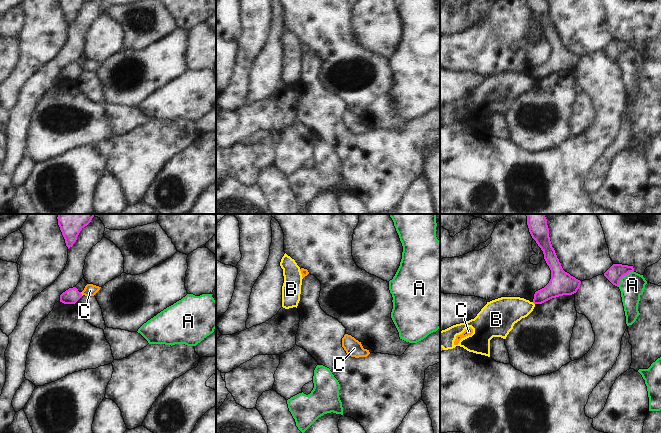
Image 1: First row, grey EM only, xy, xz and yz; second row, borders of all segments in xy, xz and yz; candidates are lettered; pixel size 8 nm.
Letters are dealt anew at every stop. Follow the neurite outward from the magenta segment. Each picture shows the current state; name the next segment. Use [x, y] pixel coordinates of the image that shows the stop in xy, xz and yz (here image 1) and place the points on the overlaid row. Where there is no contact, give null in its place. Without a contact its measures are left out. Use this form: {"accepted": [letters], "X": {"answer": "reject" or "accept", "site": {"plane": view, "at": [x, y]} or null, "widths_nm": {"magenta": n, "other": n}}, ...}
{"accepted": [], "A": {"answer": "reject", "site": {"plane": "yz", "at": [623, 275]}, "widths_nm": {"magenta": 130, "other": 200}}, "B": {"answer": "reject", "site": null}, "C": {"answer": "reject", "site": {"plane": "xy", "at": [81, 294]}, "widths_nm": {"magenta": 120, "other": 100}}}

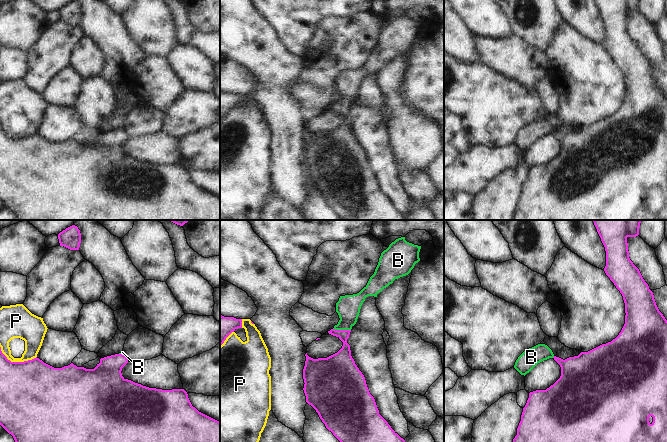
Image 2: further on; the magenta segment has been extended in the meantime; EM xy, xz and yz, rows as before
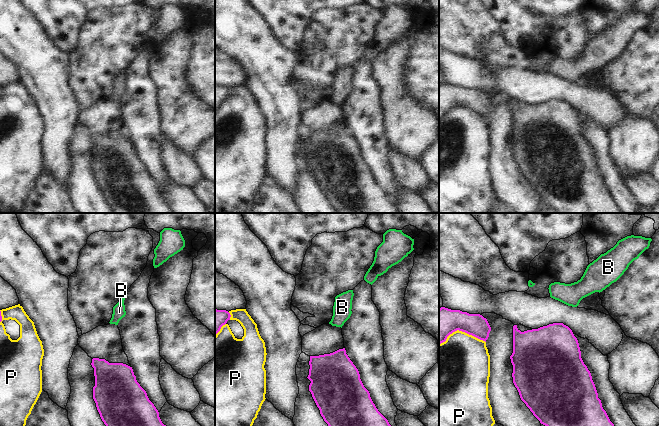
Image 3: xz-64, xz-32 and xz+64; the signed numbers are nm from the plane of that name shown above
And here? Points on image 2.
{"accepted": ["B"], "B": {"answer": "accept", "site": {"plane": "xz", "at": [342, 330]}, "widths_nm": {"magenta": 170, "other": 190}}, "P": {"answer": "reject", "site": {"plane": "xy", "at": [16, 362]}, "widths_nm": {"magenta": 480, "other": 160}}}

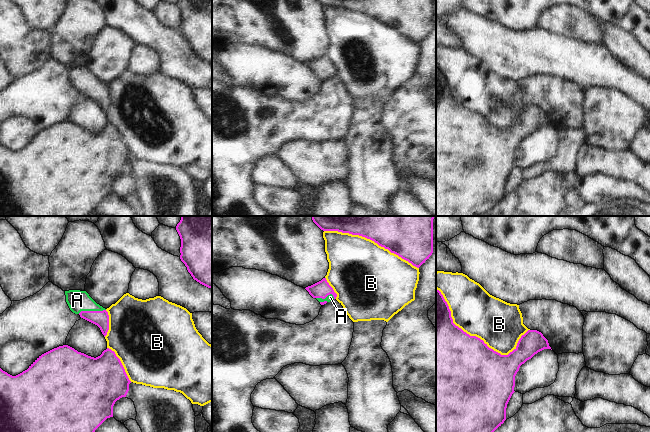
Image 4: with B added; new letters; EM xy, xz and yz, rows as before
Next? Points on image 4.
{"accepted": ["A"], "A": {"answer": "accept", "site": {"plane": "xz", "at": [325, 297]}, "widths_nm": {"magenta": 140, "other": 50}}, "B": {"answer": "reject", "site": {"plane": "yz", "at": [477, 337]}, "widths_nm": {"magenta": 480, "other": 380}}}

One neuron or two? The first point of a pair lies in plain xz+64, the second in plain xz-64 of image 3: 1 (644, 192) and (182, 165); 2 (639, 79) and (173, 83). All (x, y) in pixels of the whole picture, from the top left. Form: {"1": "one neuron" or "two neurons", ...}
{"1": "one neuron", "2": "two neurons"}

